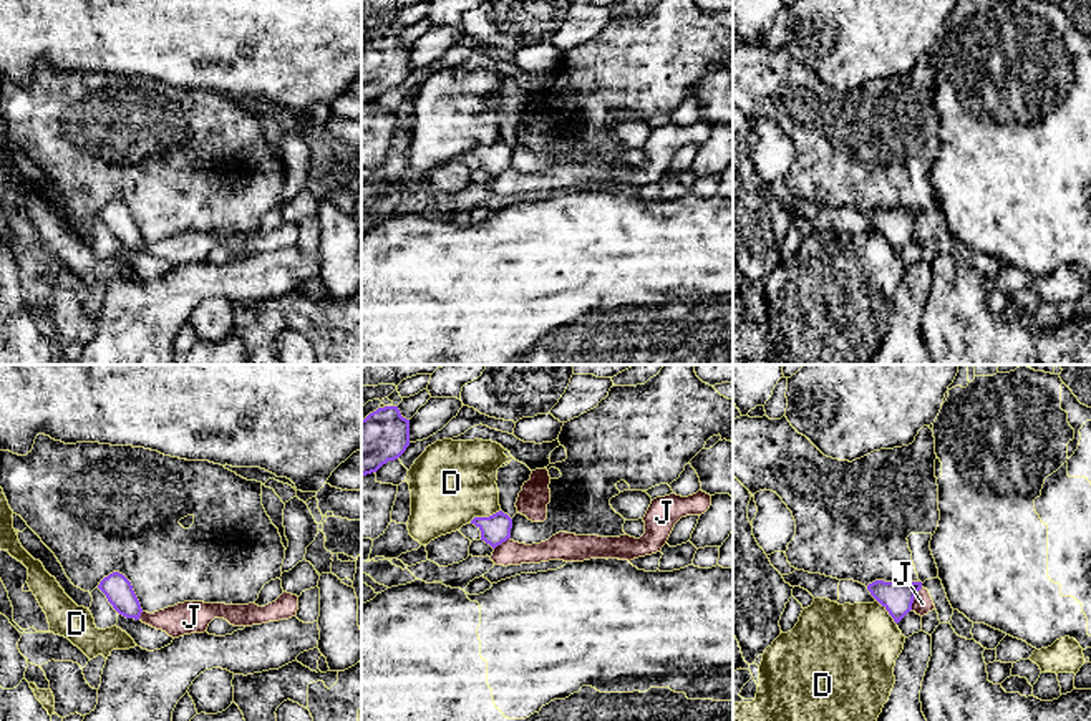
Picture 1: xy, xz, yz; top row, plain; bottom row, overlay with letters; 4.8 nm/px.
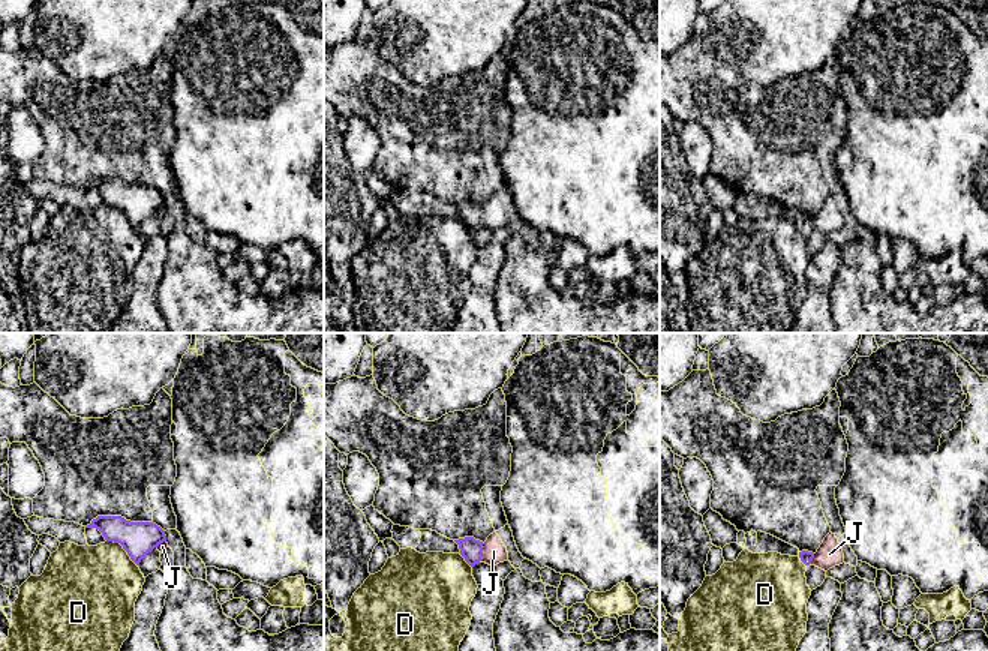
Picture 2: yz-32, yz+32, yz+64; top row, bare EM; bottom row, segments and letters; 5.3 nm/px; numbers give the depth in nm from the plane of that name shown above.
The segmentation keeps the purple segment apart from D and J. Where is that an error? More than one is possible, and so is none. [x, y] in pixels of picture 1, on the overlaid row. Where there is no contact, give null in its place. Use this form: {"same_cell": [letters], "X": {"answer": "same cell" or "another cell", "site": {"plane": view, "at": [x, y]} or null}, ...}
{"same_cell": [], "D": {"answer": "another cell", "site": {"plane": "xz", "at": [484, 517]}}, "J": {"answer": "another cell", "site": {"plane": "yz", "at": [914, 597]}}}

